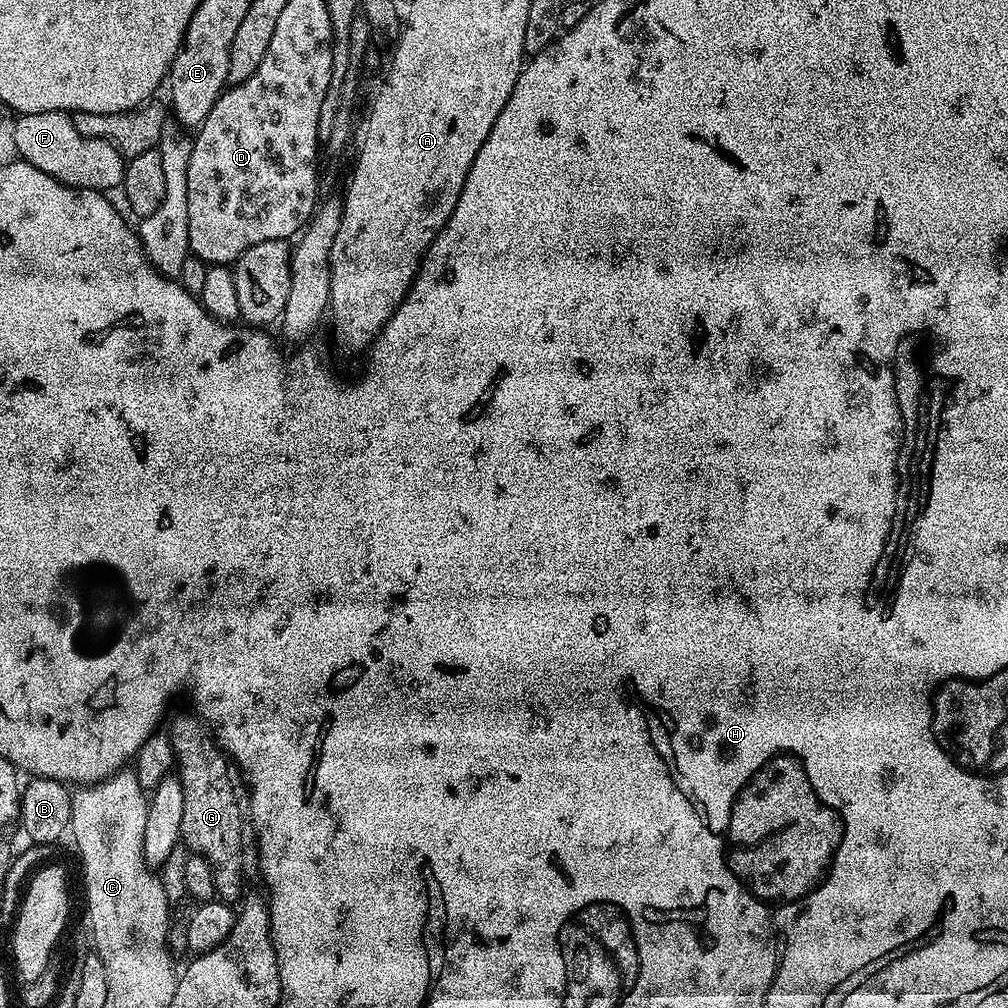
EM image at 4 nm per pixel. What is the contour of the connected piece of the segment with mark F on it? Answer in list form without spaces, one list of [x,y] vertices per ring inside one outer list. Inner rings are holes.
[[[64,112],[22,114],[16,120],[12,132],[12,140],[17,150],[15,153],[28,164],[72,187],[92,188],[103,192],[121,187],[126,164],[122,153],[111,141],[80,134],[71,117]]]

